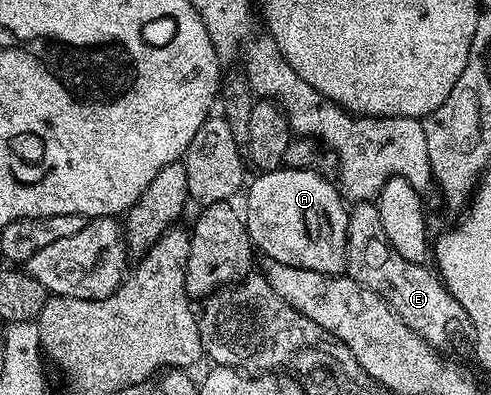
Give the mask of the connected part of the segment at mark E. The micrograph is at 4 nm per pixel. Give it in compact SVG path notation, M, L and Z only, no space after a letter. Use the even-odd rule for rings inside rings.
M357 202L348 209L349 221L347 222L347 274L359 286L367 286L367 290L375 290L387 302L393 313L399 317L403 323L415 334L419 334L422 339L436 350L444 350L453 344L453 335L457 328L466 327L469 324L469 316L463 310L461 303L450 294L438 273L430 270L424 264L407 262L395 251L395 246L387 242L387 234L383 234L383 221L379 218L379 210L376 203Z

